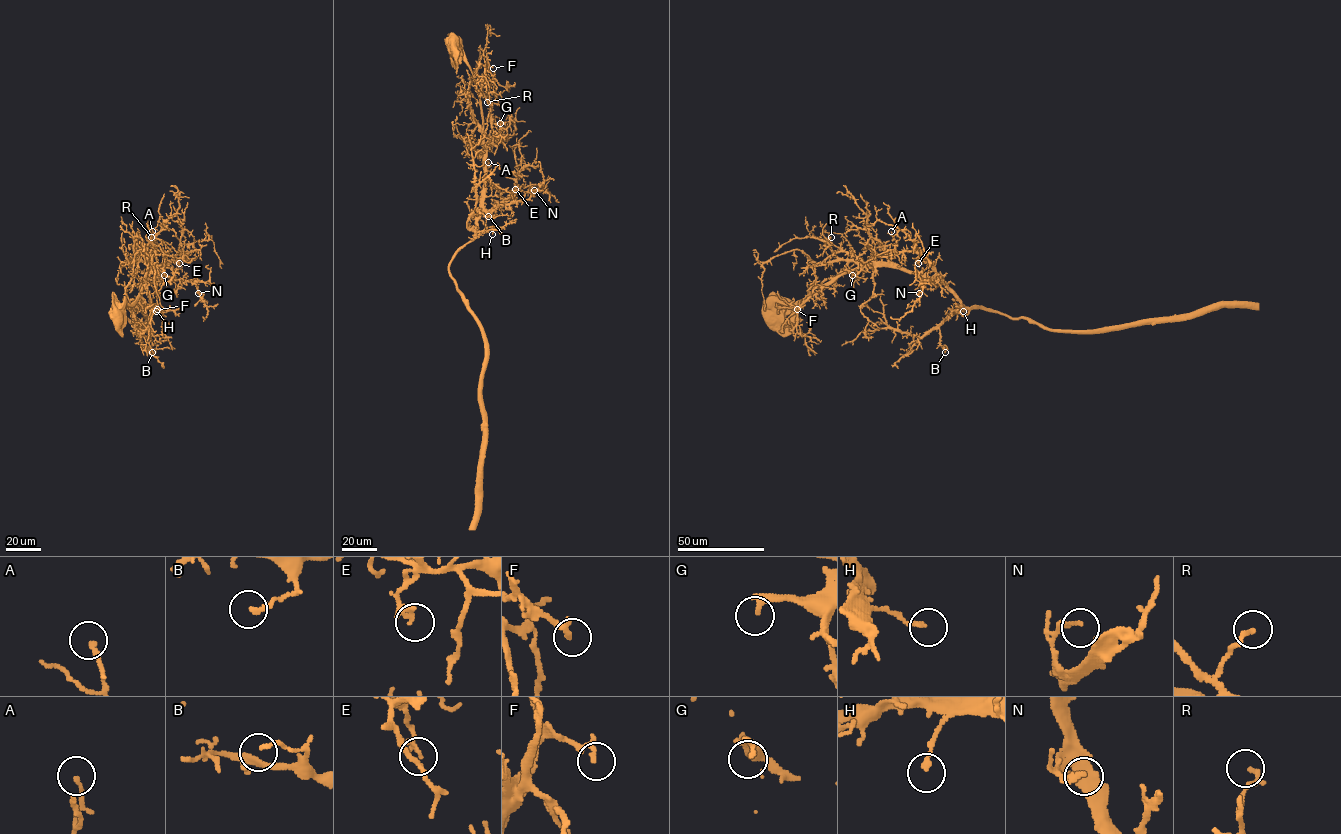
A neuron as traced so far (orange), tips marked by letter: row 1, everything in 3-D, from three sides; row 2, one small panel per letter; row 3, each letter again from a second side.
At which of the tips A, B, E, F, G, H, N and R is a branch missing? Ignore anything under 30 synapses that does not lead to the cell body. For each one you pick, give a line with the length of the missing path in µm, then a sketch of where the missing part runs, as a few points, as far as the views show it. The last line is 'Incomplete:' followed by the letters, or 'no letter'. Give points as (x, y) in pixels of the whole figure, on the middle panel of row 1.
G: missing 10 µm; course (500, 123), (494, 110)
Incomplete: G

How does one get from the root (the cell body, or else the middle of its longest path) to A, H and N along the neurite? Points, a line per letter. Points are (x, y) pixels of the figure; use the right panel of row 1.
A: (1255, 306), (1050, 330), (969, 308), (938, 279), (895, 266), (885, 248), (896, 242), (891, 231)
H: (1255, 306), (1207, 306), (1186, 314), (1087, 330), (1050, 330), (1025, 318), (961, 305), (958, 309), (963, 311)
N: (1255, 306), (1216, 305), (1093, 330), (1053, 330), (1025, 318), (965, 306), (937, 276), (926, 281), (919, 293)

